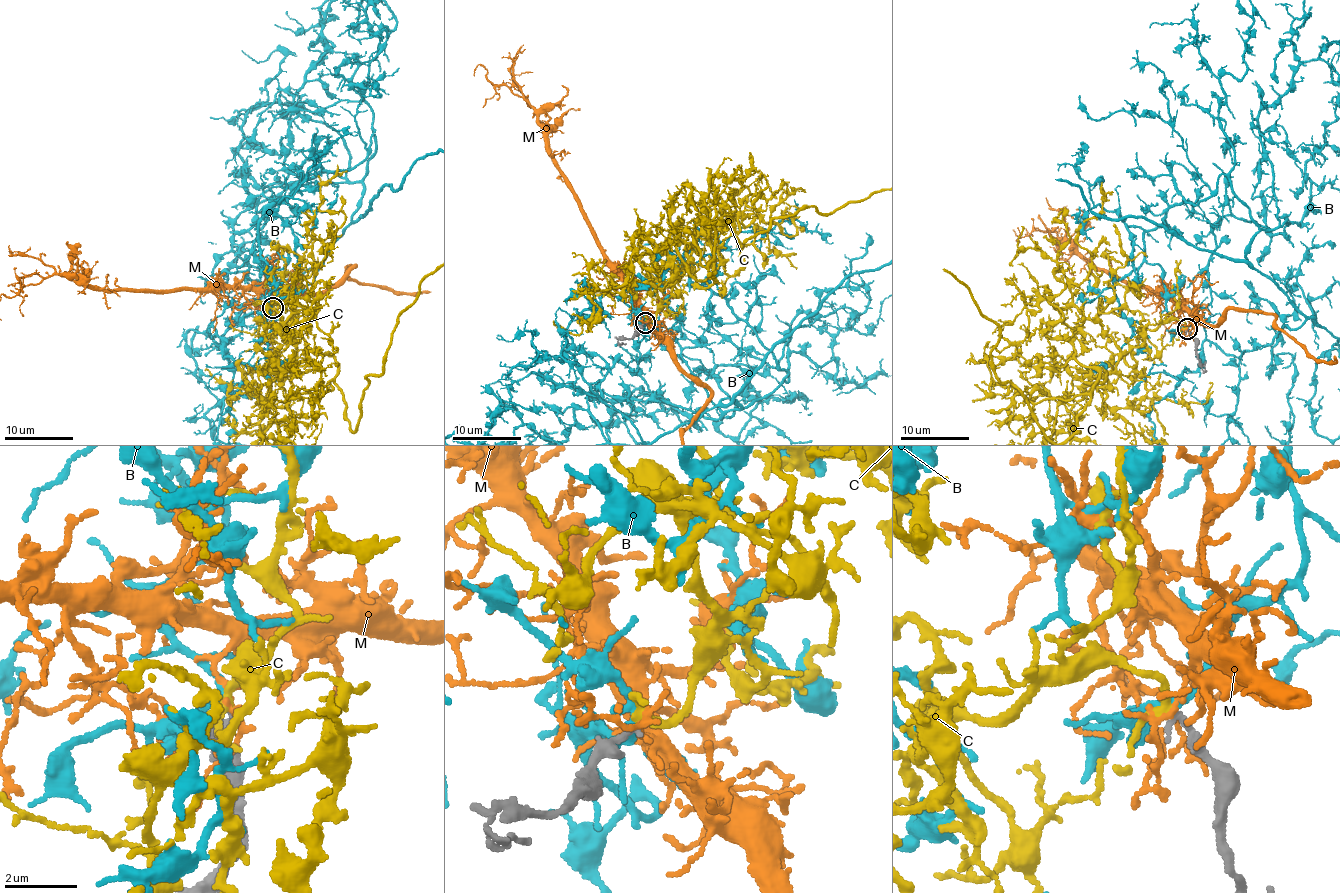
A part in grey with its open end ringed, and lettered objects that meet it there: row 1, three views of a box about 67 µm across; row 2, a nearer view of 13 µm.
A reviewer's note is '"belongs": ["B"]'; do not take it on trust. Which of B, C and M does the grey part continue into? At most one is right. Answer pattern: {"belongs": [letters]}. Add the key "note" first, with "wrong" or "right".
{"note": "wrong", "belongs": ["C"]}

